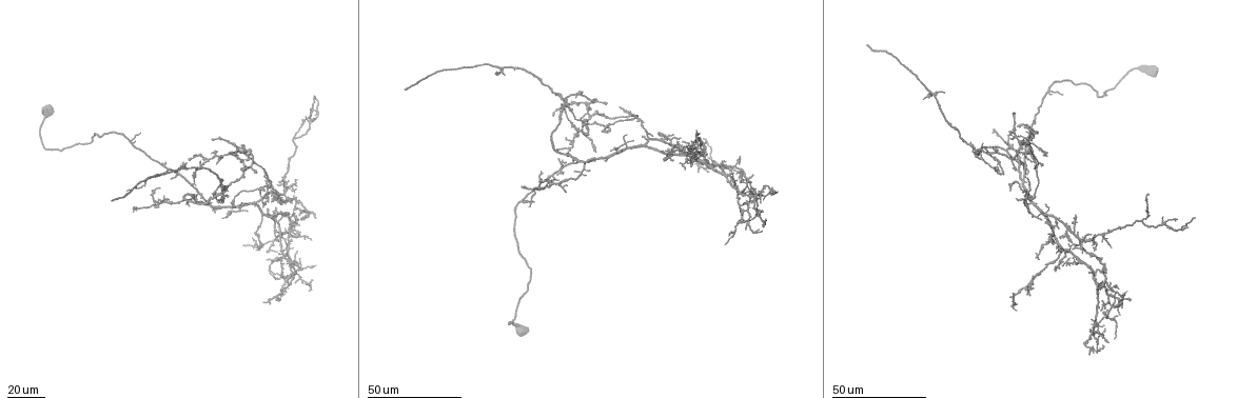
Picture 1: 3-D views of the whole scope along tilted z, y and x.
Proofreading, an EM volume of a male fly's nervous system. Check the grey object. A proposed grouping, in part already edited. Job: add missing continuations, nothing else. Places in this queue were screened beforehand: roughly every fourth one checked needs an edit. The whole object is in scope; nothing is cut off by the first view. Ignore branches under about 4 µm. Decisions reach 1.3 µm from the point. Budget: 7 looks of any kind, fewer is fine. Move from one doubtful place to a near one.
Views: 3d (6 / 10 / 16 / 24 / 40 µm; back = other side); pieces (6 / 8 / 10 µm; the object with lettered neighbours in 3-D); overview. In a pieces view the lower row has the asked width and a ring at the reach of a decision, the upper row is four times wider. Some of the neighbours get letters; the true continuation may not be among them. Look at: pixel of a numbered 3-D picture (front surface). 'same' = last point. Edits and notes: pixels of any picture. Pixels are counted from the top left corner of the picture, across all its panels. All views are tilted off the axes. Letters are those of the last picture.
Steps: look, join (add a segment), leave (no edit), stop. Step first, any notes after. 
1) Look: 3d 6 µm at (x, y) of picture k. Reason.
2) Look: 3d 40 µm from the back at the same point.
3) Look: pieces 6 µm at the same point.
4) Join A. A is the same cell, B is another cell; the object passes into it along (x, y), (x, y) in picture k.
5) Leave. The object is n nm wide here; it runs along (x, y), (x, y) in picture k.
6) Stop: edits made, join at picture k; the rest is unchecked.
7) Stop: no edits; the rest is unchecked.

Look: 3d 24 µm at (498, 72) of picture 1. Free end.

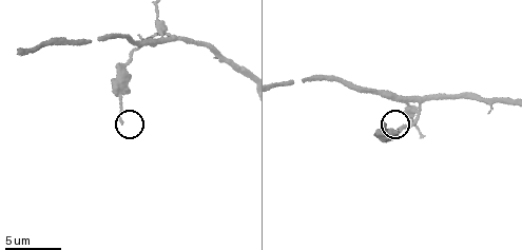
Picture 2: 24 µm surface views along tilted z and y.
Look: pieces 8 µm at (122, 122) of picture 2. See the neighbours.

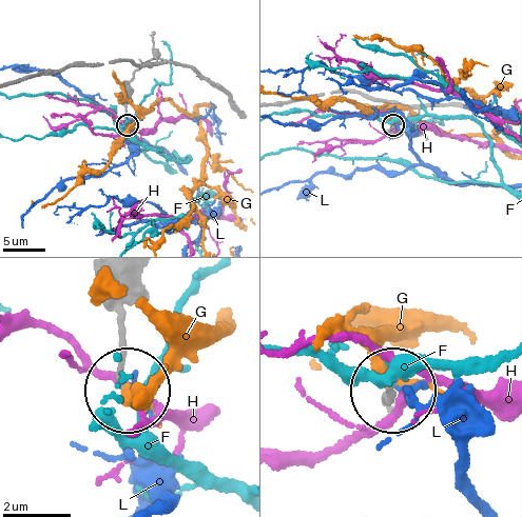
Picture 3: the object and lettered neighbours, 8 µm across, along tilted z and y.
Leave. The object is 140 nm wide here; F, G, H and L are other cells; it runs along (129, 282), (123, 384) in picture 3; none of them fits.

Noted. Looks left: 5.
Look: 3d 40 µm at (406, 87) of picture 1. Branch stops here.

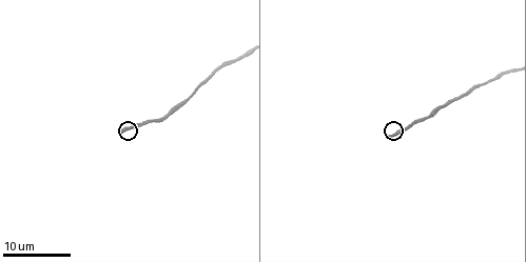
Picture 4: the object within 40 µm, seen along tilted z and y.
Look: pieces 10 µm at (389, 134) of picture 4.

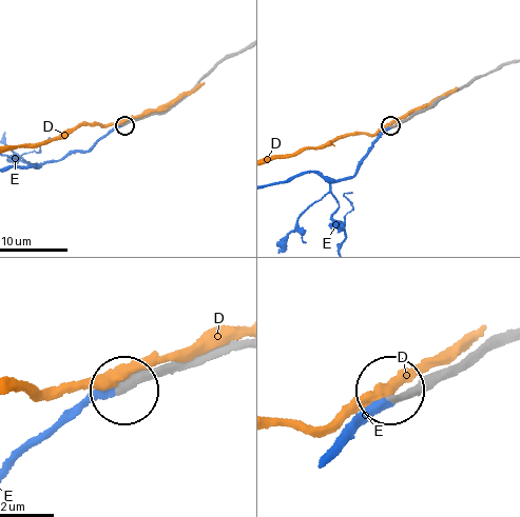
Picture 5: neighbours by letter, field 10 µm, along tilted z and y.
Join E. E is the same cell, D is another cell; the object passes into it along (183, 366), (84, 401), (11, 460) in picture 5; it goes on there.

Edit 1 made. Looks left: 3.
Look: overview. Redraw.

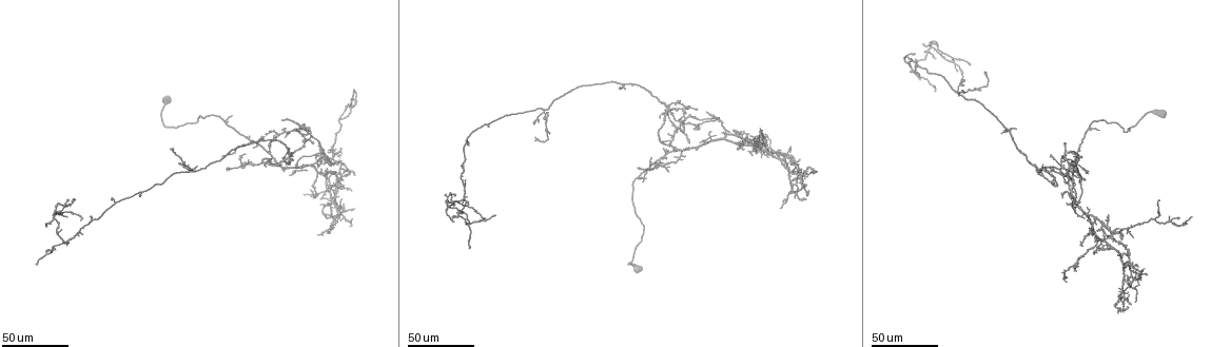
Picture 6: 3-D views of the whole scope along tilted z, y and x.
Look: 3d 40 µm at (282, 171) of picture 6.

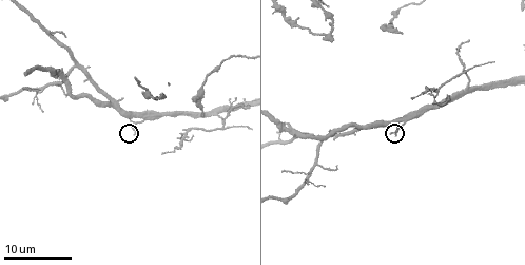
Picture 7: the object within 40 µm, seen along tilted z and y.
Look: pieces 6 µm at (132, 133) of picture 7.

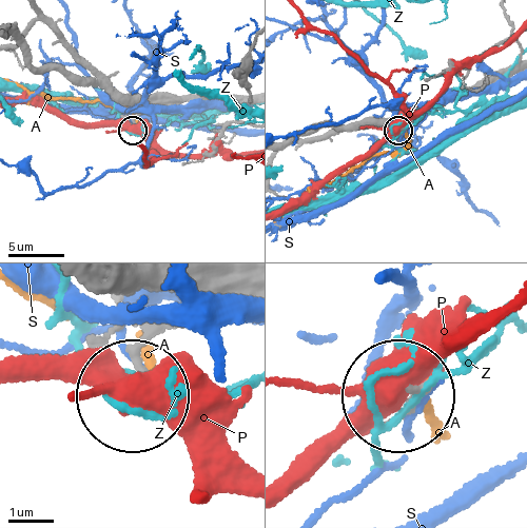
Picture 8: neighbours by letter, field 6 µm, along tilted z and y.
Leave. A, P, S and Z are other cells; none of them fits.

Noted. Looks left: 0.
Stop: edits made, join at picture 5; the rest is unchecked.

